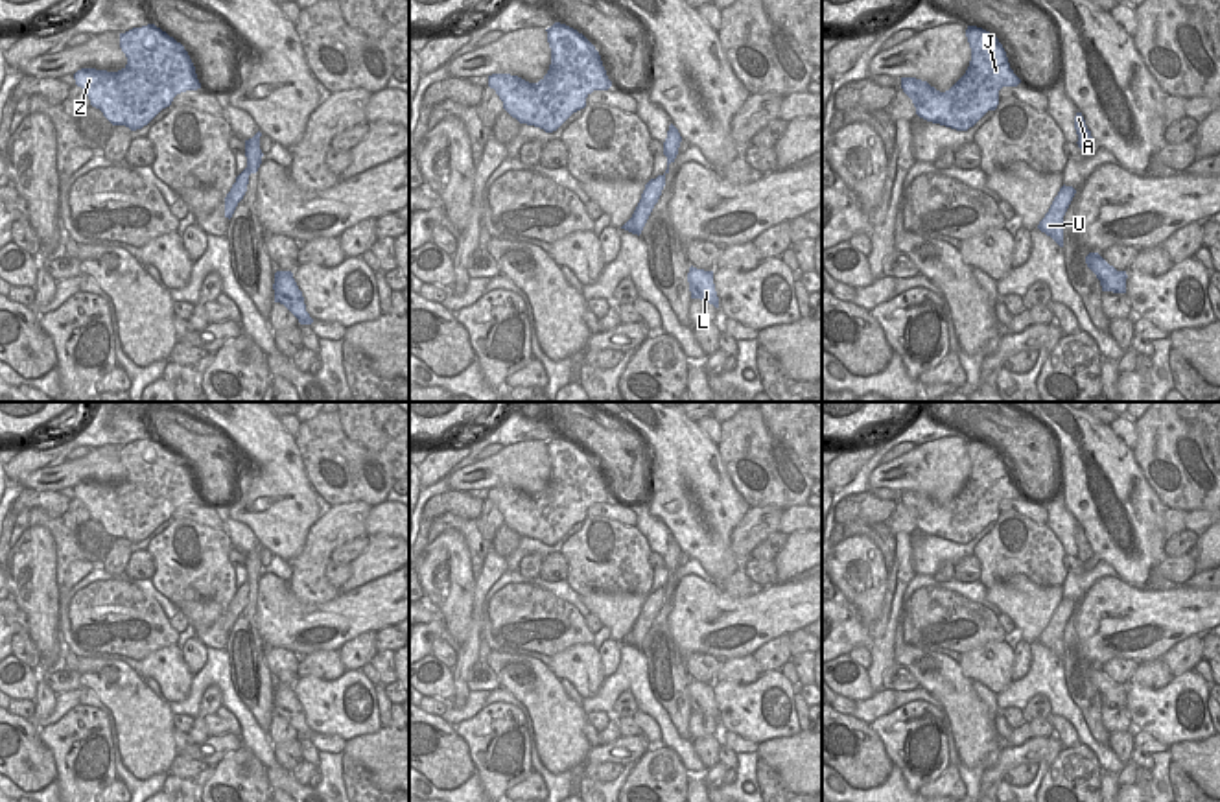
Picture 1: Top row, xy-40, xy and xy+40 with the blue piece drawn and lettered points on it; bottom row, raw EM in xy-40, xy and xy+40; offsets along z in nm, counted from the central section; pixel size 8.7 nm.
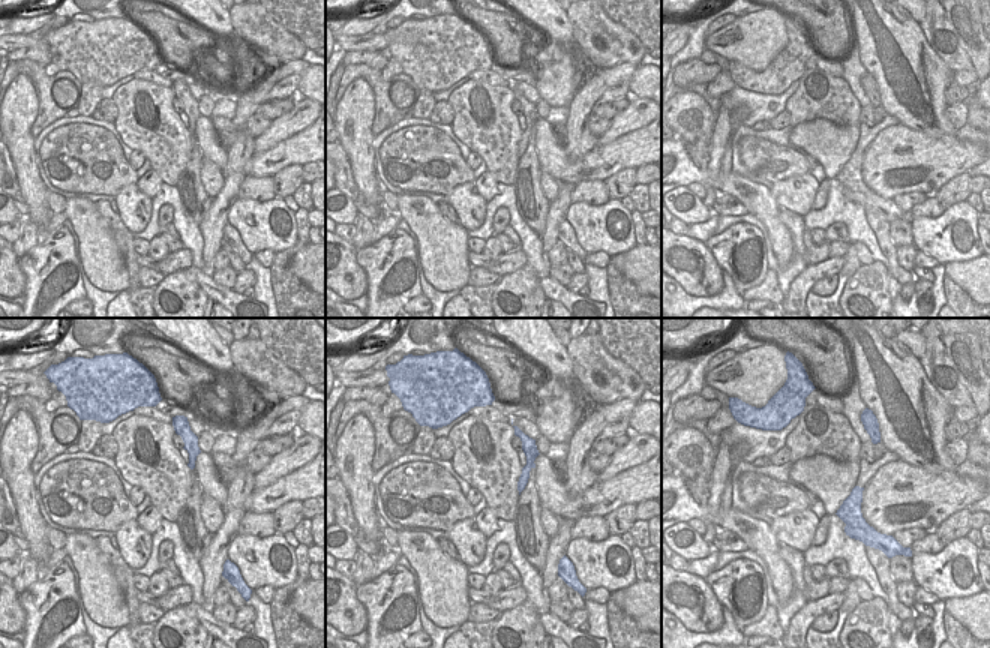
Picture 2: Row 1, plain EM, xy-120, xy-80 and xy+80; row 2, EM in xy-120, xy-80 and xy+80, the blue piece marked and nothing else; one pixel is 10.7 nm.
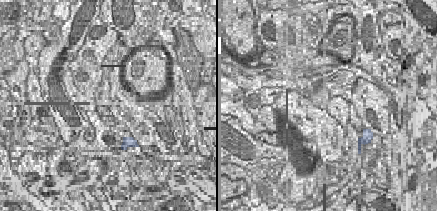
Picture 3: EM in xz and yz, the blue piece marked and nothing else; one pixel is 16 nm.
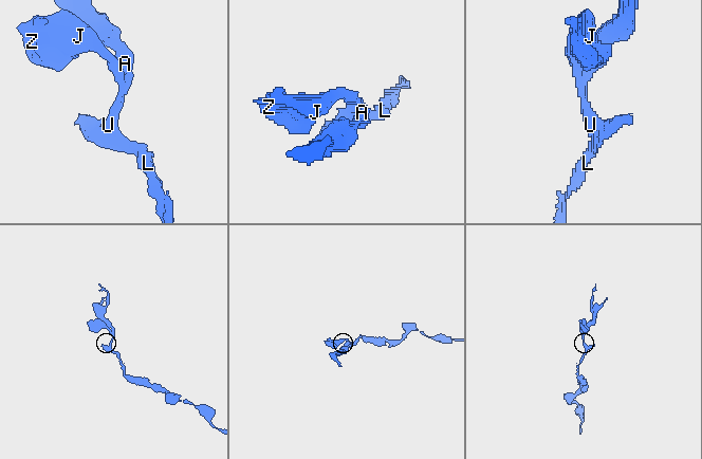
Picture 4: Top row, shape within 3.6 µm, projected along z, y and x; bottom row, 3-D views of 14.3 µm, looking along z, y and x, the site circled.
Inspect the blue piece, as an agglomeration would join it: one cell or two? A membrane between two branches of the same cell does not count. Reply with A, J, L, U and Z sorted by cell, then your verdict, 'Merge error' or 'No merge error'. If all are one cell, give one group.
Groups: A / J L U Z. Merge error.

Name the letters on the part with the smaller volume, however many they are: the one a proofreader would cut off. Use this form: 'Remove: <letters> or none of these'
Remove: A

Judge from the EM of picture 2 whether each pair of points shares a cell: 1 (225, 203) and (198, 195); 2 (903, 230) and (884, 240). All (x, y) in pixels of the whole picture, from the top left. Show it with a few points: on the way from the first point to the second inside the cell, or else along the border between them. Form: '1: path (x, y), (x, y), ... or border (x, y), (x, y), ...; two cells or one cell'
1: border (212, 200), (207, 213), (198, 225); two cells
2: border (888, 222), (888, 236), (897, 246); two cells

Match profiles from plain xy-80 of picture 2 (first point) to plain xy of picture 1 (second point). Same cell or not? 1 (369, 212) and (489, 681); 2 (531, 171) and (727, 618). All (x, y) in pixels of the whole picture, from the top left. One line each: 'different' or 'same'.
1: same
2: different

